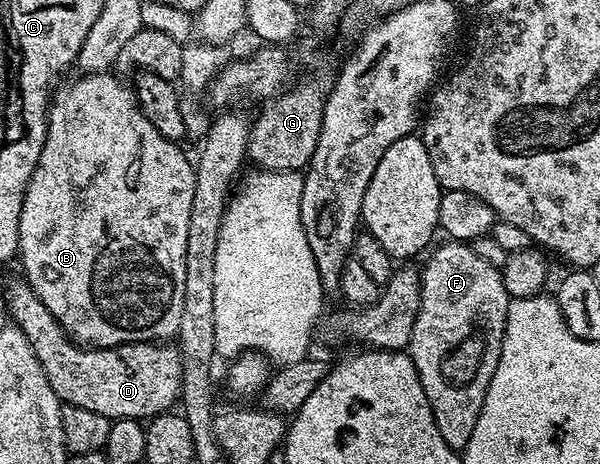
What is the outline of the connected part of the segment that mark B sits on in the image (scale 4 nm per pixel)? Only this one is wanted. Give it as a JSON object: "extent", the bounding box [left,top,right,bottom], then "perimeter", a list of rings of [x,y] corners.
{"extent":[19,72,196,349],"perimeter":[[[112,72],[103,73],[87,73],[78,76],[78,81],[73,81],[70,85],[62,84],[60,88],[52,94],[51,104],[49,106],[49,116],[45,122],[45,142],[43,143],[43,151],[39,155],[39,163],[35,167],[35,171],[29,180],[29,186],[25,192],[23,199],[23,211],[19,215],[19,262],[25,268],[23,273],[24,280],[35,291],[35,295],[43,303],[43,307],[47,307],[47,311],[51,311],[51,315],[55,315],[55,319],[64,327],[66,333],[73,338],[79,345],[92,347],[94,349],[116,349],[119,345],[130,345],[131,343],[139,343],[140,341],[156,341],[158,343],[168,342],[170,339],[176,338],[179,331],[179,319],[183,316],[183,278],[185,277],[187,263],[187,223],[191,219],[191,201],[194,198],[196,171],[194,162],[189,161],[187,154],[181,150],[182,146],[176,141],[167,139],[163,135],[159,135],[159,130],[153,126],[151,119],[147,119],[147,115],[141,110],[141,105],[137,101],[137,94],[133,92],[128,84],[125,85],[117,77],[112,77]]]}

